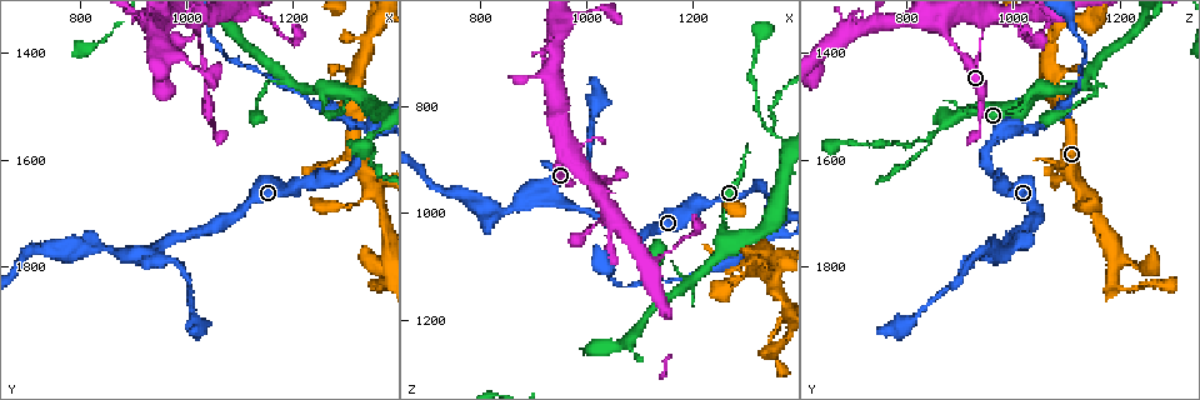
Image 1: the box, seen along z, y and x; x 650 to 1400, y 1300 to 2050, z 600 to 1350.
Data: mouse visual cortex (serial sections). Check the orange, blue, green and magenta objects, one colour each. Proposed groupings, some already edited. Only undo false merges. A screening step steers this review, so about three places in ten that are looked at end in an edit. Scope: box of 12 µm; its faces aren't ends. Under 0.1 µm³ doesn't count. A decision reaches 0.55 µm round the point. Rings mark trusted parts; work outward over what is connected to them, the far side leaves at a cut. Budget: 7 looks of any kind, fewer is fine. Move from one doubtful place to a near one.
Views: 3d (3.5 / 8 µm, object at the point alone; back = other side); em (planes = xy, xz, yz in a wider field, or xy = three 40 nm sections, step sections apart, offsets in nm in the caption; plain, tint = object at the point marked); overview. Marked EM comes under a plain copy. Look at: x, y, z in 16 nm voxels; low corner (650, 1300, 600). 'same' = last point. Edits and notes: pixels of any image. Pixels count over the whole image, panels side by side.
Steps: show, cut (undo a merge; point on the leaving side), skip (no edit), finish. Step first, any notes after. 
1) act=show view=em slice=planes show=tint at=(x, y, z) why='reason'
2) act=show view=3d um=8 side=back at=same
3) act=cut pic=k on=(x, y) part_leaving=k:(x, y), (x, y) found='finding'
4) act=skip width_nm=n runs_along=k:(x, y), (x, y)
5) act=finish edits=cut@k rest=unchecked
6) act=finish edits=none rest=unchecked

act=show view=3d um=3.5 at=(1360, 1540, 1040) why='three arms meet'

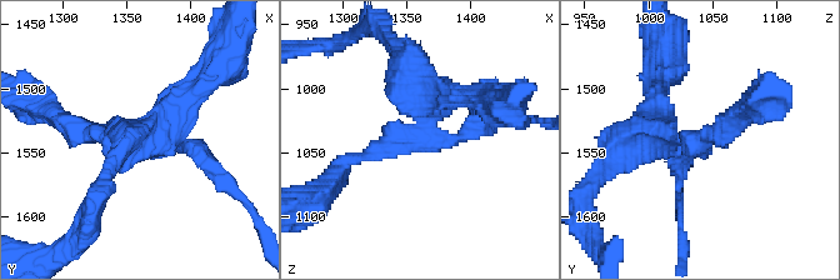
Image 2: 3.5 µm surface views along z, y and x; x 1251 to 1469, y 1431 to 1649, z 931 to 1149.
act=show view=em slice=planes show=tint at=(1358, 1540, 1040)

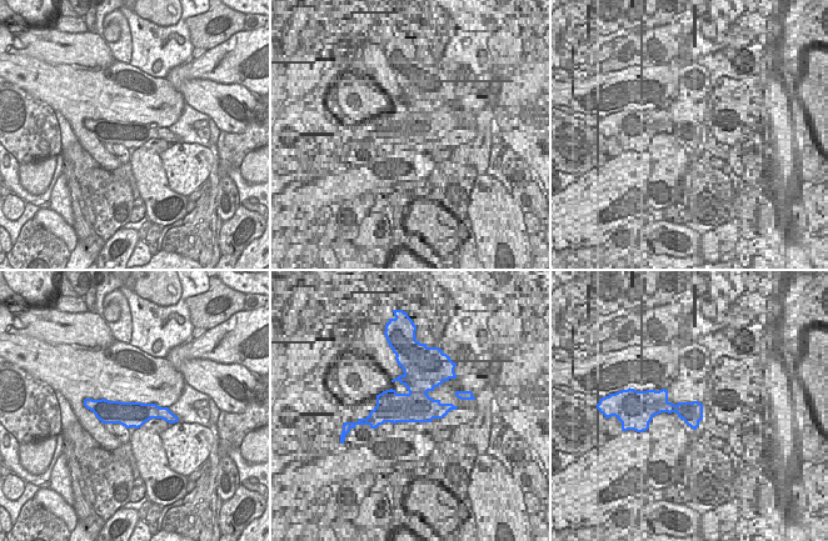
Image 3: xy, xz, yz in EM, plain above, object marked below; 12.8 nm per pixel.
act=show view=em slice=xy step=3 show=tint at=same

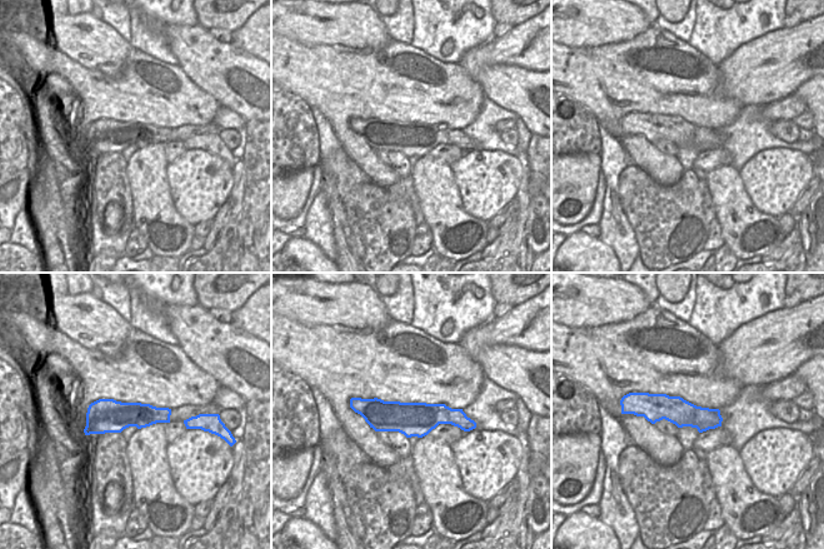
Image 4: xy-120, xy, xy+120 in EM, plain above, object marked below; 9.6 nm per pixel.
act=cut pic=2 on=(95, 133) arms=3 part_leaving=2:(426, 125), (354, 158), (330, 183) found='a second cell is stuck on'

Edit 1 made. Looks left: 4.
act=show view=em slice=xy step=2 show=tint at=(1345, 1560, 845) why='branch point'

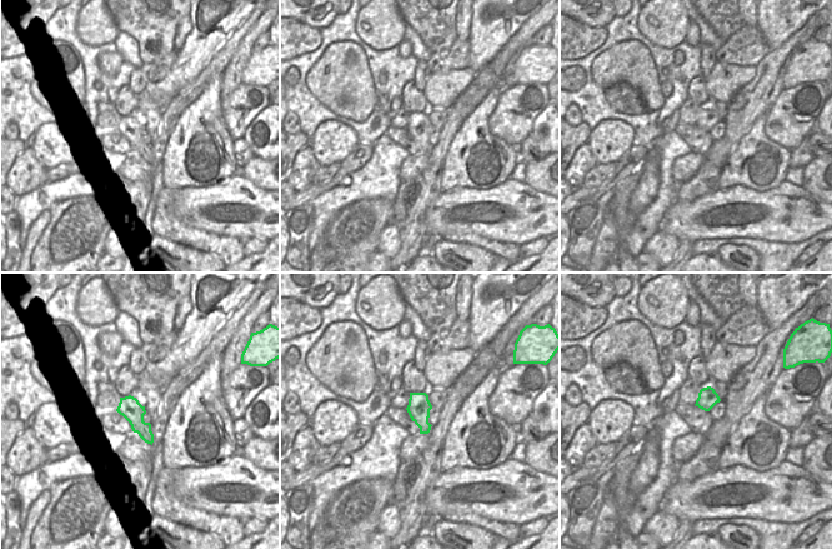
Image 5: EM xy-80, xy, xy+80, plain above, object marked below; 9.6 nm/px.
act=show view=3d um=3.5 at=same

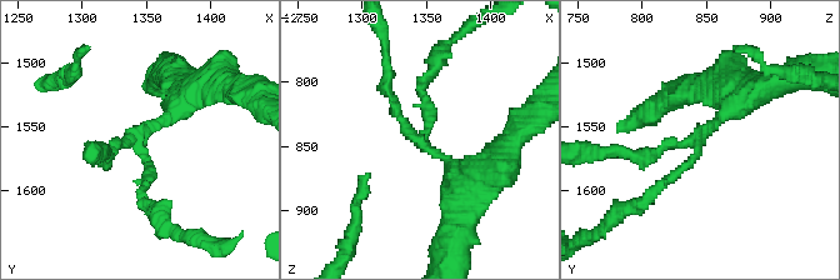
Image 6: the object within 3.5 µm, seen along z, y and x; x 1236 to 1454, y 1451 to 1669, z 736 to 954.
act=skip runs_along=6:(465, 193), (454, 166), (404, 129), (388, 74) found='continuous, no second cell'

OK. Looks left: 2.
act=finish edits=cut@2 rest=unchecked

